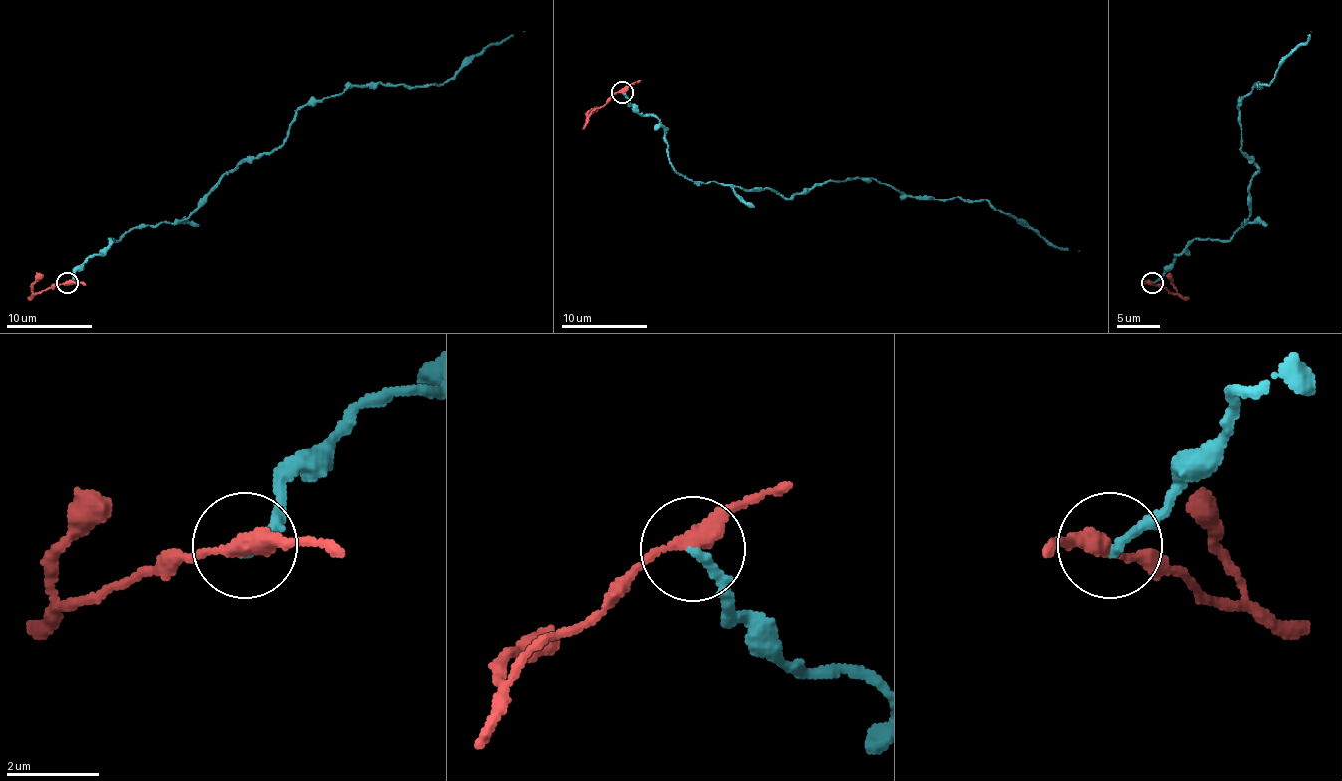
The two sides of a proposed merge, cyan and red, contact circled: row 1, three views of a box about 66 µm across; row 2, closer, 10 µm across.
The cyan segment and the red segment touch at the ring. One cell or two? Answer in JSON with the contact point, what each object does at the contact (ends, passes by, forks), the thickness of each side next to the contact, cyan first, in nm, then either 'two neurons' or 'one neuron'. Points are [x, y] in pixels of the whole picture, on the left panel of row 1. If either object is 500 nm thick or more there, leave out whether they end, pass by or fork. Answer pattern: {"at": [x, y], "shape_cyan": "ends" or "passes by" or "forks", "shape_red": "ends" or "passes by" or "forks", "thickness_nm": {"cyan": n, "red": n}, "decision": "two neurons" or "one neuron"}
{"at": [67, 283], "shape_cyan": "ends", "shape_red": "passes by", "thickness_nm": {"cyan": 200, "red": 340}, "decision": "two neurons"}

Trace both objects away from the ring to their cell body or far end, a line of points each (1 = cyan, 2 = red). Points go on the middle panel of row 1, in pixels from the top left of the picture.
1: (622, 93), (656, 118), (671, 166), (692, 180), (784, 198), (877, 178), (906, 195), (986, 200), (1080, 251)
2: (622, 93), (598, 108)

